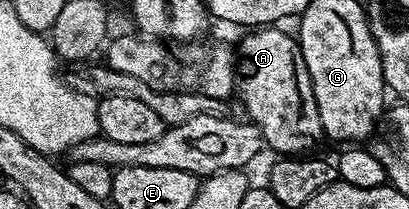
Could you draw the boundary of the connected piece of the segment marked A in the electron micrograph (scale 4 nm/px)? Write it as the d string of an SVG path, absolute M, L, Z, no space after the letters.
M258 26L243 38L239 44L236 44L236 92L242 100L246 103L245 115L255 124L260 131L262 131L262 138L267 149L275 148L278 154L283 157L287 156L302 156L314 150L314 147L318 144L318 139L323 139L324 133L322 131L322 123L320 122L320 110L316 106L316 94L312 90L312 82L310 81L310 75L308 74L308 66L304 62L302 57L302 48L298 45L297 39L293 35L290 36L286 32L281 32L281 27L278 26Z

